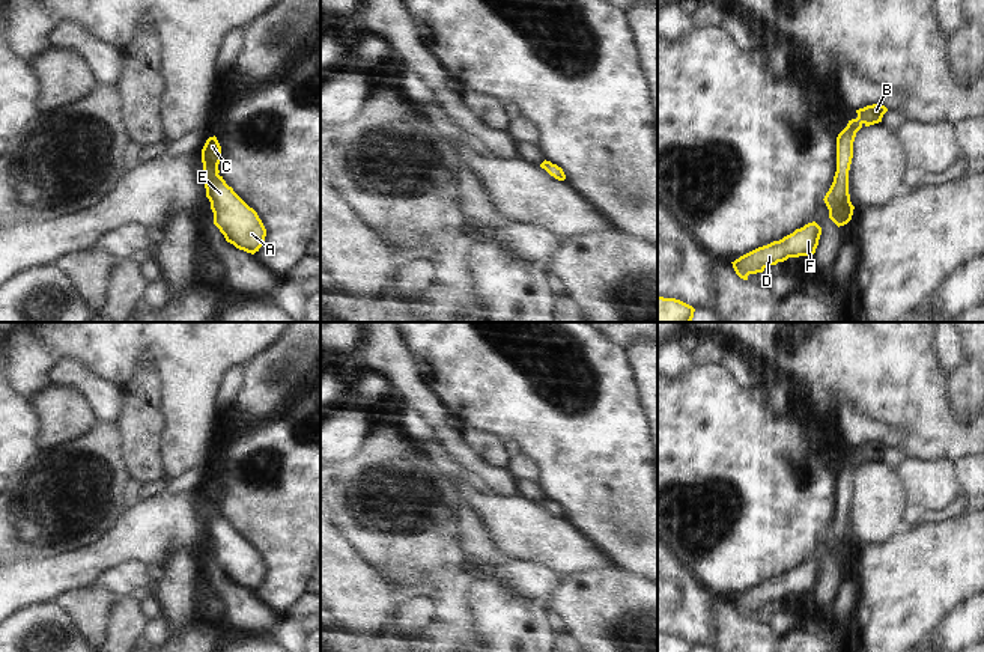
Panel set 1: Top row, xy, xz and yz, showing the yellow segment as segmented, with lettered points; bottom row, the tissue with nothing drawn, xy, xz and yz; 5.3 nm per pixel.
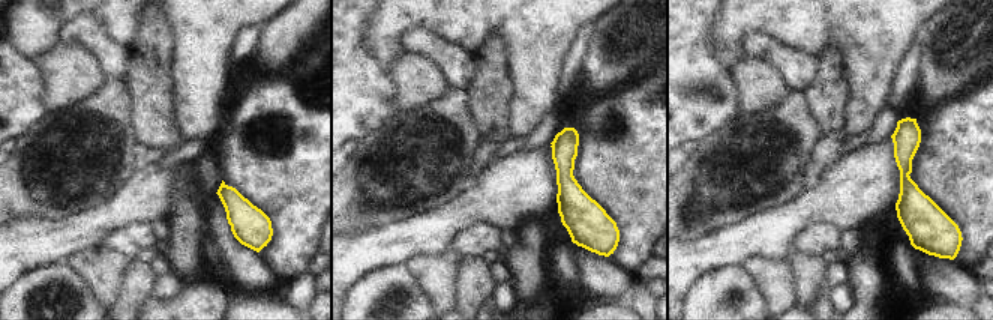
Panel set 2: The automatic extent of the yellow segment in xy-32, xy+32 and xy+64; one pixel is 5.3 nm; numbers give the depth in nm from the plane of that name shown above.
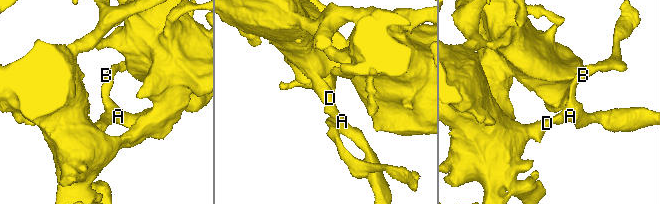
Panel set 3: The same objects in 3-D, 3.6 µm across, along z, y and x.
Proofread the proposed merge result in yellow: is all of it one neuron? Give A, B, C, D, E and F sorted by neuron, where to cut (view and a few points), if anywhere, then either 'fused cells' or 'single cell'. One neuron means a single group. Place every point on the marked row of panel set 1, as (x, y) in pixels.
A B C D E F | no cut | single cell

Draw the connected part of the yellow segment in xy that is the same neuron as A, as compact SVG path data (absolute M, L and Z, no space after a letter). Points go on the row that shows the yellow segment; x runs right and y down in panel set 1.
M209 137L202 149L203 182L214 212L214 224L226 241L254 254L262 247L266 229L257 212L250 208L220 176L221 146Z

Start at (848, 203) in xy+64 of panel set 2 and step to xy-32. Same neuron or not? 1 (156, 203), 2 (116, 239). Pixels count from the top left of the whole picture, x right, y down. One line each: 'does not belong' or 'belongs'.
1: belongs
2: does not belong

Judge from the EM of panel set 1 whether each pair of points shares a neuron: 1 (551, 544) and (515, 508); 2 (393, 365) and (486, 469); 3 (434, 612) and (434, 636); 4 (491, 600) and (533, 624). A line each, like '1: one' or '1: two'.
1: one
2: one
3: two
4: one

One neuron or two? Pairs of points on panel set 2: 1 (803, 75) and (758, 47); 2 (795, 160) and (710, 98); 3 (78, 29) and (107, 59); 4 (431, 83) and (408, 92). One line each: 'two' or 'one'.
1: one
2: two
3: one
4: one

